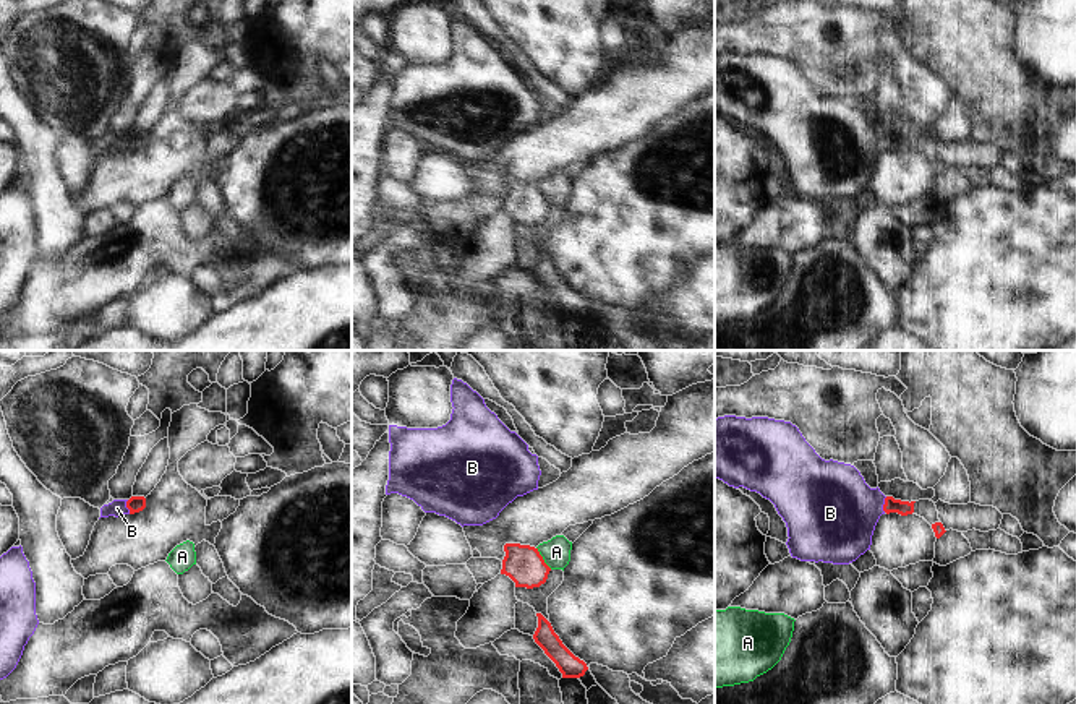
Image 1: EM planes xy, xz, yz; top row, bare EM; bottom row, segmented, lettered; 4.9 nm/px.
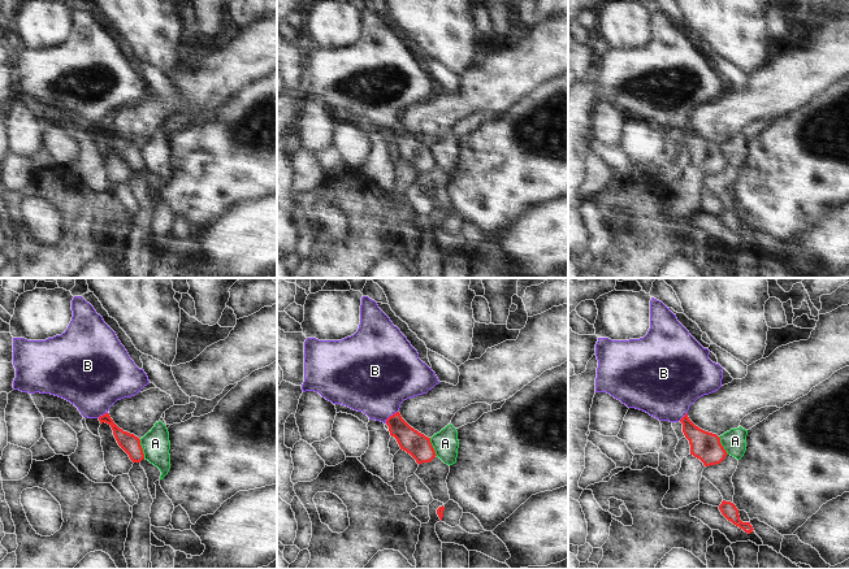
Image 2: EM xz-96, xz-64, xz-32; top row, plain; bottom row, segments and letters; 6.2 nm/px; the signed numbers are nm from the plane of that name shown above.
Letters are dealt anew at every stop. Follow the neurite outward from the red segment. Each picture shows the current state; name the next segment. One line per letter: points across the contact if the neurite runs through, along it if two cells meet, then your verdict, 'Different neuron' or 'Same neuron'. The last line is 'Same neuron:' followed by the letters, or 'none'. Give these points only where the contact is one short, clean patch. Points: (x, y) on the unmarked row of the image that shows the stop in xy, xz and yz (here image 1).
A: Boundary: xz (537, 184), (542, 195), (551, 205). Different neuron
B: Path across: yz (892, 141), (883, 141), (833, 146). Same neuron
Same neuron: B

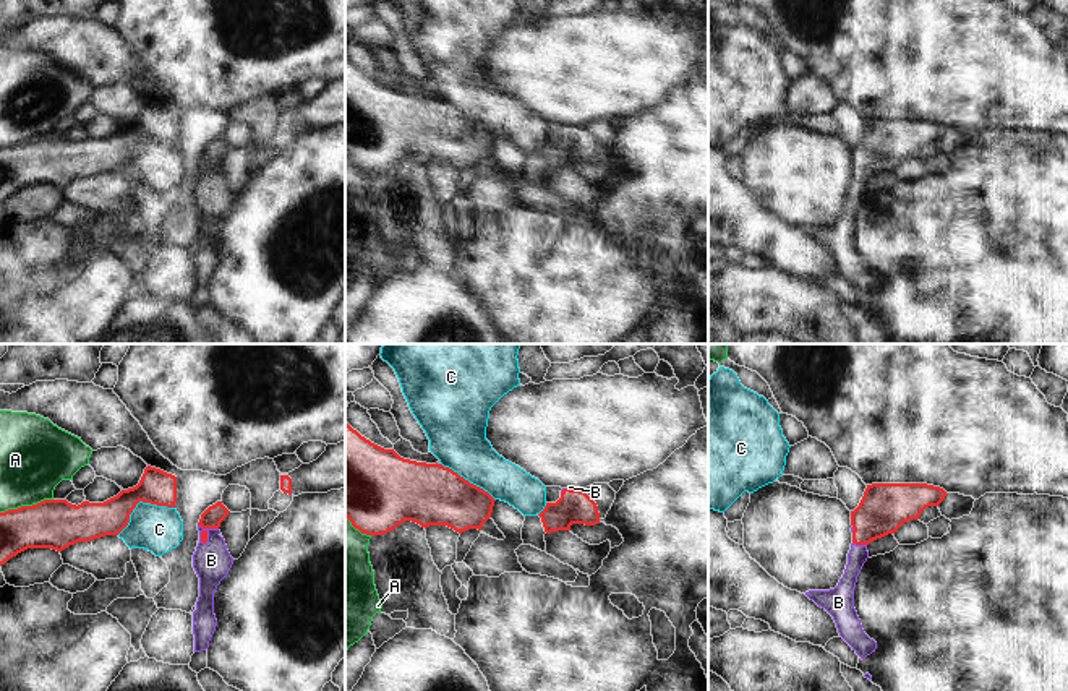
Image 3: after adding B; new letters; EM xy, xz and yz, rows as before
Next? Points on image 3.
A: Different neuron
B: Path across: yz (884, 145), (869, 159), (859, 180), (858, 192). Same neuron
C: Different neuron
Same neuron: B

